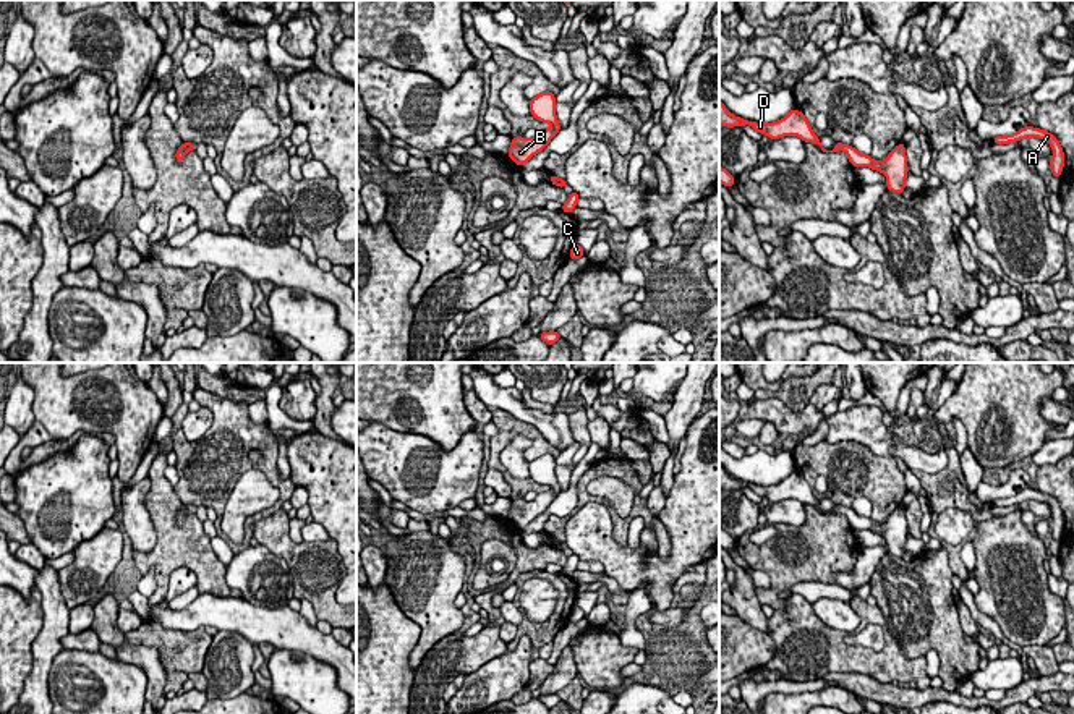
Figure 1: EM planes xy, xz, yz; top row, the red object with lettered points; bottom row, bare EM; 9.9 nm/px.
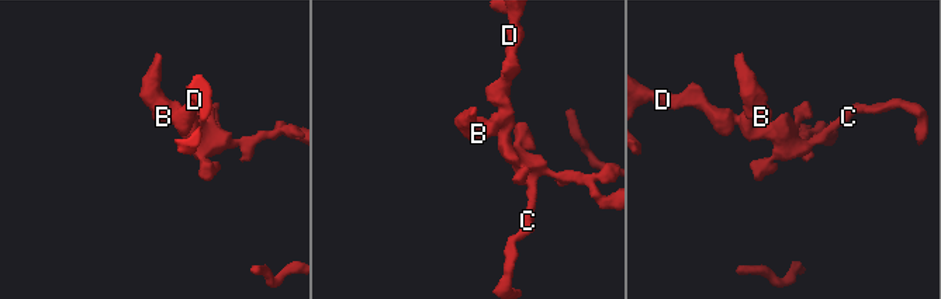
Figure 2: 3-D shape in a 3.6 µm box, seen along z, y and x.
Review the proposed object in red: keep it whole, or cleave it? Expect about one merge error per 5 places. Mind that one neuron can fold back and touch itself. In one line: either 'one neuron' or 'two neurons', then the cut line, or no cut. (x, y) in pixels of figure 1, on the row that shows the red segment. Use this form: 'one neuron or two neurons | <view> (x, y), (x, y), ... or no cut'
one neuron | no cut

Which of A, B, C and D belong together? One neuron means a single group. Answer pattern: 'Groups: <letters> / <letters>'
Groups: A B C D

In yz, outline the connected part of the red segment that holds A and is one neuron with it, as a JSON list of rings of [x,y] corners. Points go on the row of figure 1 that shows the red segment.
[[[1029,125],[1012,134],[995,136],[991,142],[1009,144],[1009,142],[1022,141],[1024,138],[1038,138],[1038,139],[1045,139],[1050,144],[1053,151],[1053,157],[1050,159],[1050,170],[1053,176],[1059,178],[1064,167],[1064,151],[1055,134]]]

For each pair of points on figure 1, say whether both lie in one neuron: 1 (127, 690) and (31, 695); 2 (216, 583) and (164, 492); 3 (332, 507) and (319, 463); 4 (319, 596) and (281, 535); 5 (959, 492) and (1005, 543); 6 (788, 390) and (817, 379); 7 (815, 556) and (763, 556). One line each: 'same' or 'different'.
1: different
2: same
3: same
4: same
5: different
6: same
7: same

